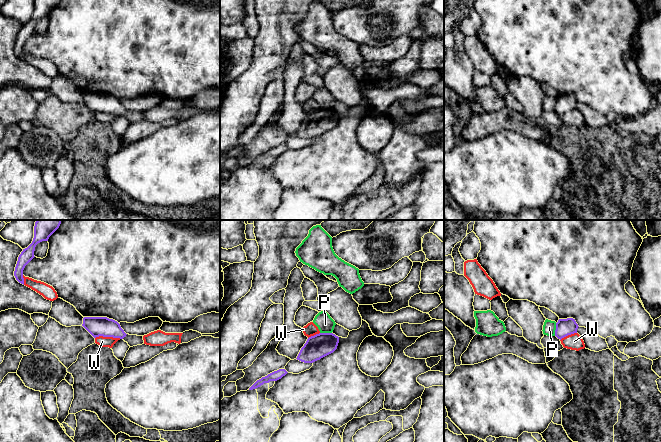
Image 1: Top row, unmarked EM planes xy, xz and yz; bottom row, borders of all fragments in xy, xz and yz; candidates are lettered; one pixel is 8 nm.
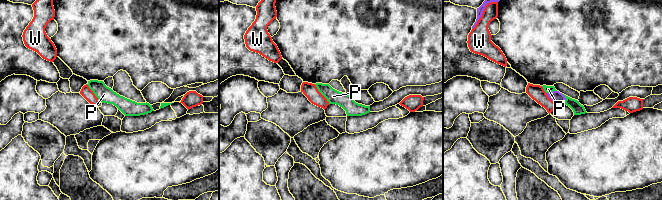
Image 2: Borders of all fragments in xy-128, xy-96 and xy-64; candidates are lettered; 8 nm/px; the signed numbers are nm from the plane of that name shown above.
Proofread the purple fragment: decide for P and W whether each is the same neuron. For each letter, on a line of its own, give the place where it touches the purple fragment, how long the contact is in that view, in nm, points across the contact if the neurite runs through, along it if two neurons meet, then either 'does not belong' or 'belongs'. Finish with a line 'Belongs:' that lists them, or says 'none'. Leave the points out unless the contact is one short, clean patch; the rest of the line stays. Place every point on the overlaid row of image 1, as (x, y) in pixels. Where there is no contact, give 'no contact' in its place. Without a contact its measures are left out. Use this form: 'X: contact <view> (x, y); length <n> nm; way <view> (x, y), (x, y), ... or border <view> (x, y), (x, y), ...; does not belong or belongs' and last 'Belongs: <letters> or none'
P: contact yz (556, 329); length 110 nm; border yz (556, 323), (554, 335); does not belong
W: contact xy (108, 336); length 200 nm; does not belong
Belongs: none

